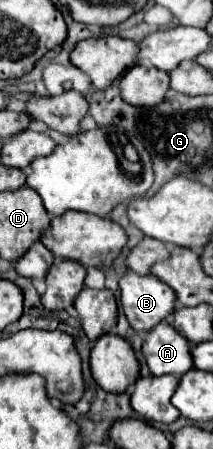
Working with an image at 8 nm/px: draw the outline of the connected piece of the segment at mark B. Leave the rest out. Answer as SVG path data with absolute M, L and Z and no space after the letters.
M126 272L118 284L122 292L122 310L136 332L154 328L160 320L168 318L176 306L176 294L172 288L160 282L154 274L140 276L136 272Z

